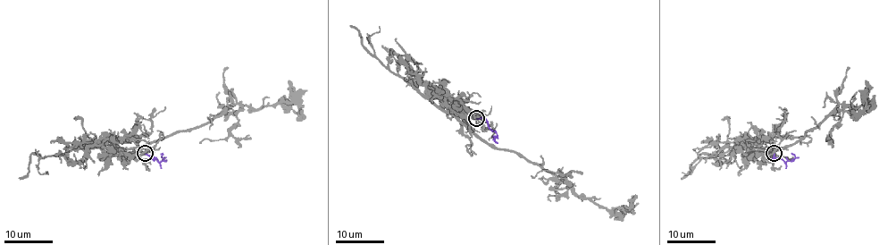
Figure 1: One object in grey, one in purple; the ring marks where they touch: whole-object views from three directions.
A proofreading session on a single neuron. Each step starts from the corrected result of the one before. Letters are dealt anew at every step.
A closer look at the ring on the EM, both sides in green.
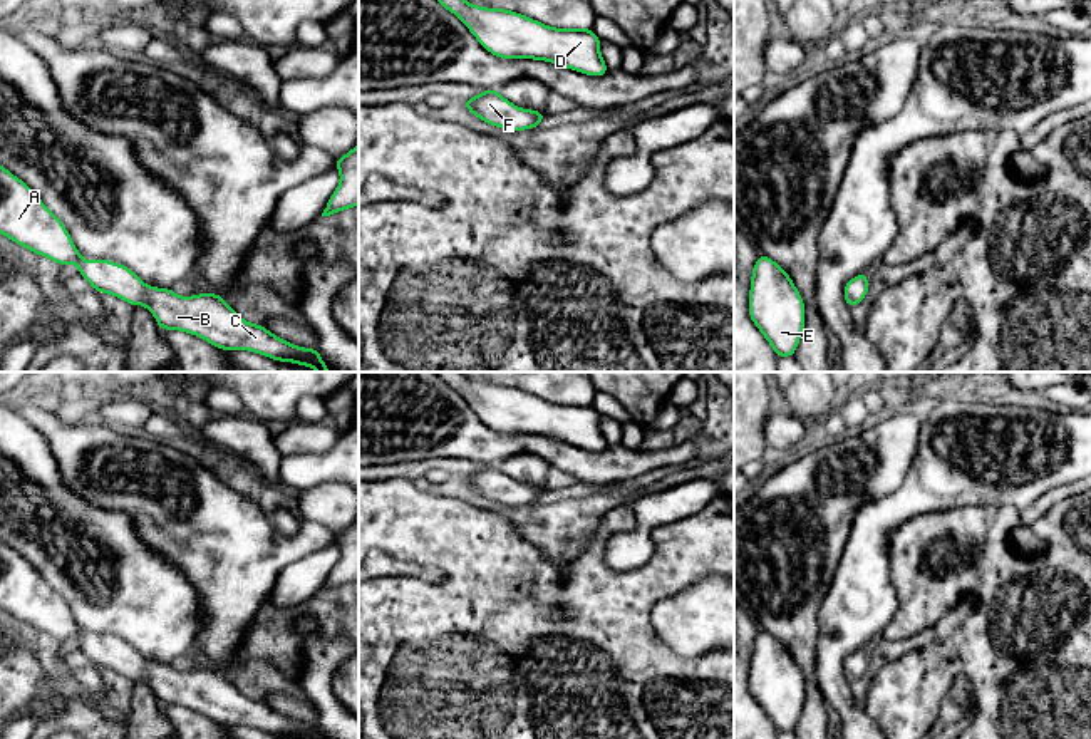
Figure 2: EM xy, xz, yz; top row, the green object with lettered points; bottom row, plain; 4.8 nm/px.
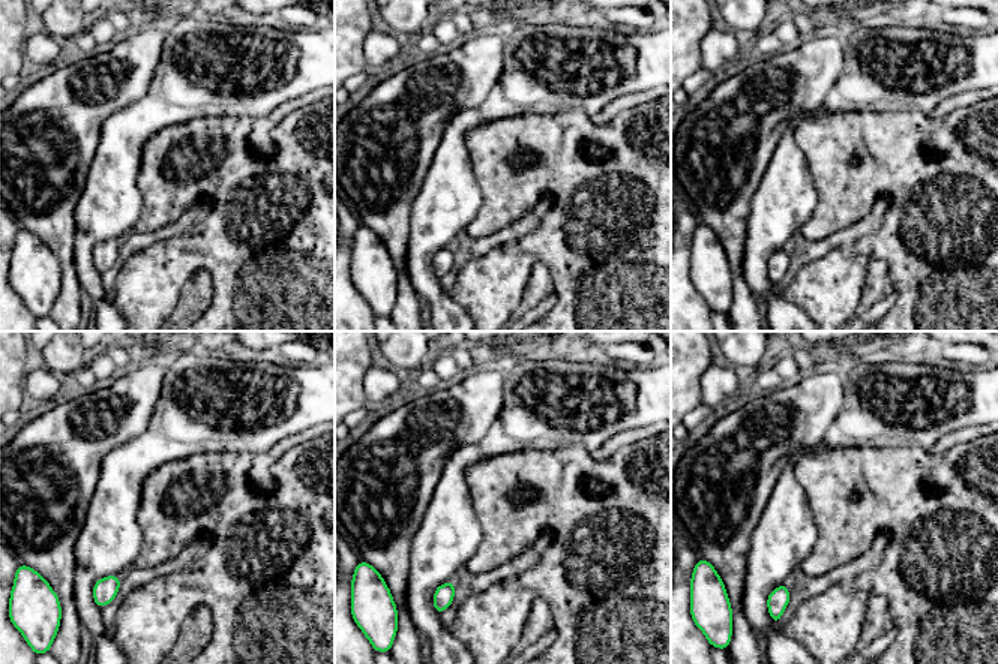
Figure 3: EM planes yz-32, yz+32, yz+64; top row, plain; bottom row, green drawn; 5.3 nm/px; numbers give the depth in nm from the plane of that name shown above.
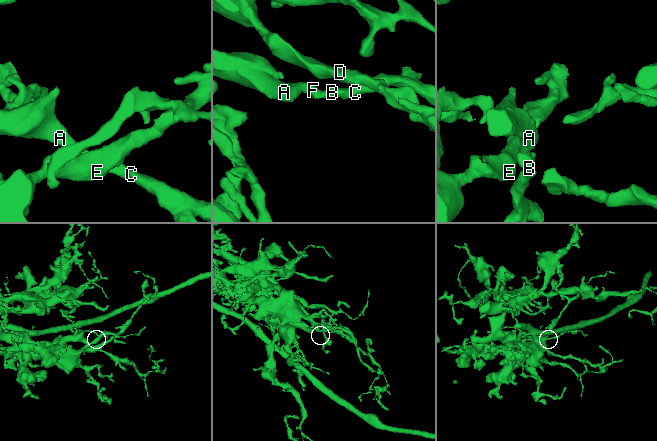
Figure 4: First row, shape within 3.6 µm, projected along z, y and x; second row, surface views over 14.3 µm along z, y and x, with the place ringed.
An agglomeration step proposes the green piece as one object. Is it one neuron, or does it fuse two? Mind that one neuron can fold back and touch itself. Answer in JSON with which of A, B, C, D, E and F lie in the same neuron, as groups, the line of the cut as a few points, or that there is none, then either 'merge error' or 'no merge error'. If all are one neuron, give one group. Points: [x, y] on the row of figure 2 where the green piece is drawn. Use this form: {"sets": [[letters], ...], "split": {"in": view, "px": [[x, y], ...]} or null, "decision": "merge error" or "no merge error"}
{"sets": [["A", "B", "C", "D", "E", "F"]], "split": null, "decision": "no merge error"}

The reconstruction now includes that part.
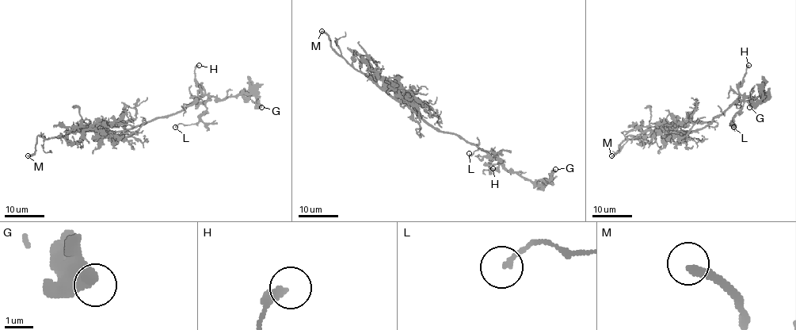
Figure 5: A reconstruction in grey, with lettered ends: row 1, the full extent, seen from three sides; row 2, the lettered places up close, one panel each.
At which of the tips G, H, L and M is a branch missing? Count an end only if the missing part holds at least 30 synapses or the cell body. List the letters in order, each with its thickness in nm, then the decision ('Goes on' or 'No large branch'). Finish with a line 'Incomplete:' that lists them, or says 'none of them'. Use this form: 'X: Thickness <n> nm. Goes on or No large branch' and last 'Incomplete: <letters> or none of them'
G: Thickness 420 nm. No large branch
H: Thickness 280 nm. No large branch
L: Thickness 200 nm. No large branch
M: Thickness 280 nm. Goes on
Incomplete: M

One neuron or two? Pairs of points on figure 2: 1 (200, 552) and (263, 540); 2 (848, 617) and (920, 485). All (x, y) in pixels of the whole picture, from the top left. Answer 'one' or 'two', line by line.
1: one
2: one

